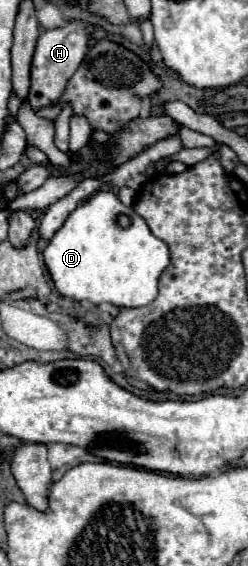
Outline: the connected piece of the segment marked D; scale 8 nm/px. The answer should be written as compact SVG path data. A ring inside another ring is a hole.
M95 192L87 200L79 202L45 246L43 258L61 296L77 302L91 302L95 306L109 302L117 308L139 308L151 304L159 294L159 278L171 262L169 246L161 238L153 236L147 222L135 214L131 206L121 204L111 192Z

